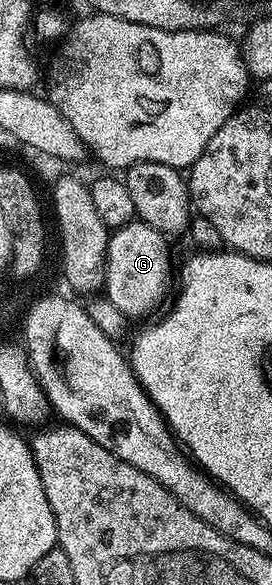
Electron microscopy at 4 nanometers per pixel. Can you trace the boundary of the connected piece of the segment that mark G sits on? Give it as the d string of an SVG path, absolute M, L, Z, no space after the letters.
M140 219L109 234L103 293L128 319L141 317L144 313L156 314L162 308L161 300L170 296L169 245L165 241L168 241L166 234Z

